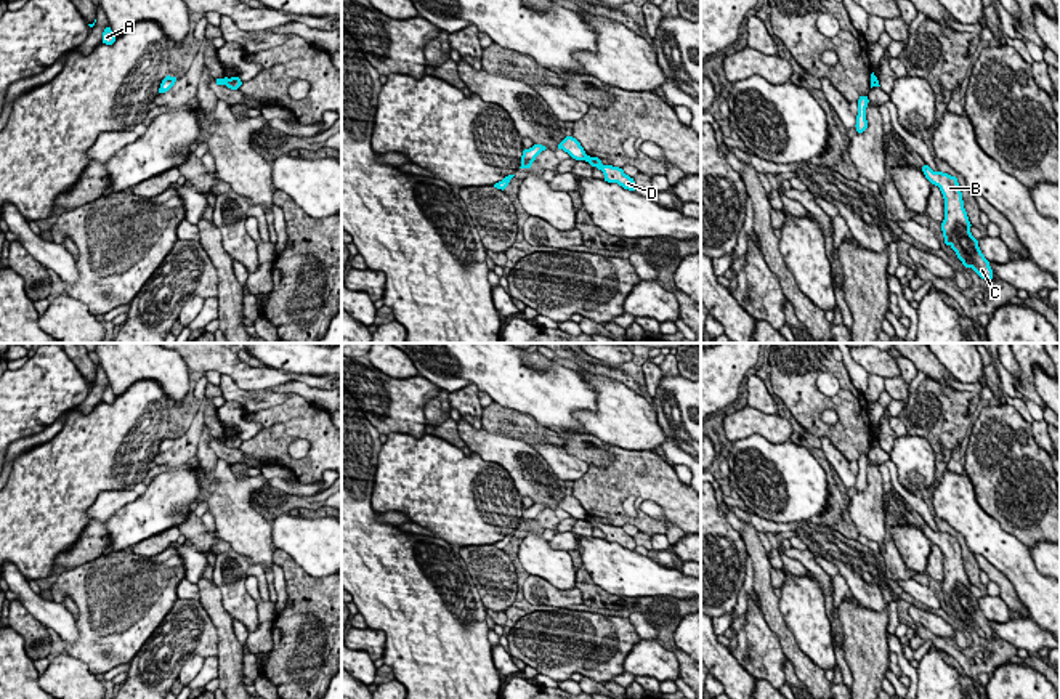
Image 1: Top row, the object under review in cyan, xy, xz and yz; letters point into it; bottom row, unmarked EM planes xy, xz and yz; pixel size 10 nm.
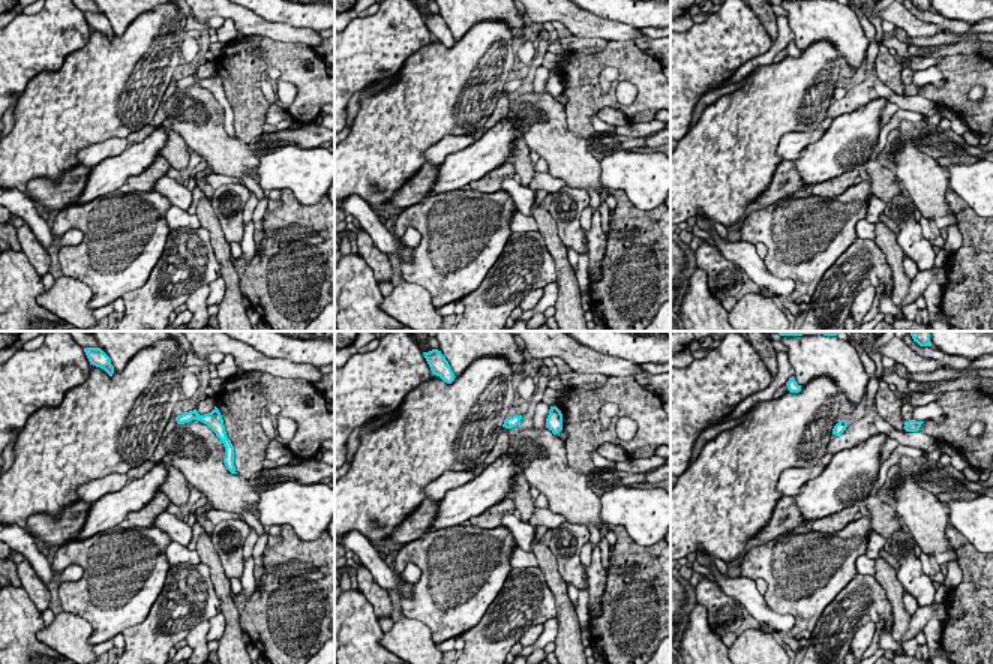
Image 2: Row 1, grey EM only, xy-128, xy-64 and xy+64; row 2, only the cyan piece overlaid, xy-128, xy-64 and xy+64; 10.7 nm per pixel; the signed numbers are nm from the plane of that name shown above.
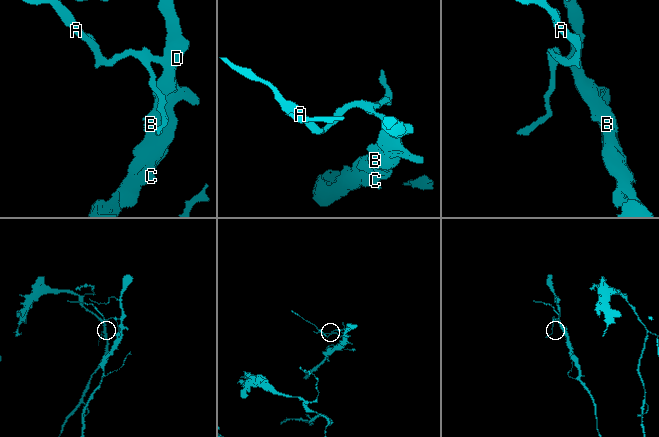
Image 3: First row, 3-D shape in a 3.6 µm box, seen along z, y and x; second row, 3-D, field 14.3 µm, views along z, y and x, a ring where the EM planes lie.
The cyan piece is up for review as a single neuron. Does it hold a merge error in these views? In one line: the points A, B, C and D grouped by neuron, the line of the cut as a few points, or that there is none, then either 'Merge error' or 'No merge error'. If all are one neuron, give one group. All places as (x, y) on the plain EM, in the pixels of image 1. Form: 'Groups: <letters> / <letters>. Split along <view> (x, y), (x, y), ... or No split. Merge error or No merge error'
Groups: A / B C D. Split along xz (587, 515), (584, 518). Merge error

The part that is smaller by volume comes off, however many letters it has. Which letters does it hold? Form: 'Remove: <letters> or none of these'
Remove: A

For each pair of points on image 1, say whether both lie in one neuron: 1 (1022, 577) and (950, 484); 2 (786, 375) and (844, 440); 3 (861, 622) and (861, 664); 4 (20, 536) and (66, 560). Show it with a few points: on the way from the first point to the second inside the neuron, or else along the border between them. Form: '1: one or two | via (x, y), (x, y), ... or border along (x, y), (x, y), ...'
1: one | via (1006, 555), (959, 507)
2: one | via (799, 393), (807, 403), (807, 412), (826, 430)
3: one | via (861, 632), (861, 654)
4: two | border along (84, 528), (79, 539), (55, 558), (55, 566)

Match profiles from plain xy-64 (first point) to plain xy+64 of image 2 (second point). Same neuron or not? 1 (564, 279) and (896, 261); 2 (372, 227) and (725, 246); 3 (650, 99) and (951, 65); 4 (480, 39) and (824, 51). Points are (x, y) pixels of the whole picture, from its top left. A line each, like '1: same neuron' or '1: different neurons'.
1: same neuron
2: same neuron
3: same neuron
4: same neuron

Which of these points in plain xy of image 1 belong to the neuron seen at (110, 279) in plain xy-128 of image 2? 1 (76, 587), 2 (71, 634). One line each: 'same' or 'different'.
1: same
2: different

